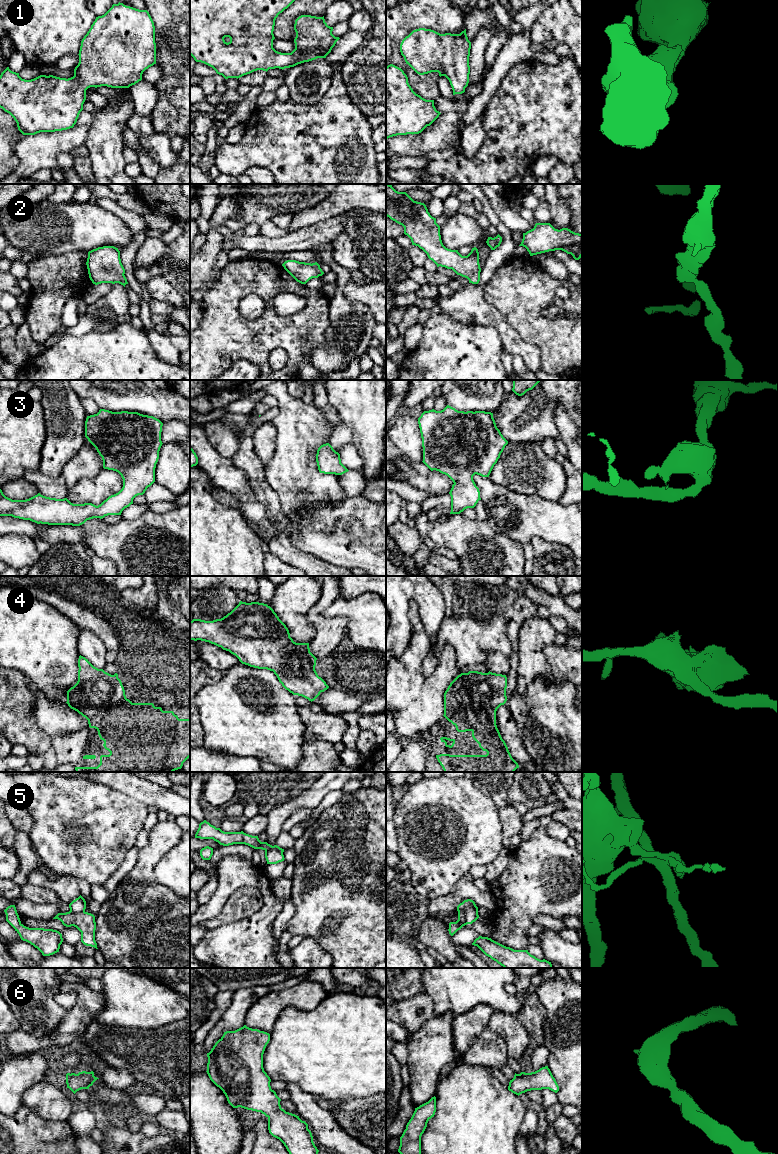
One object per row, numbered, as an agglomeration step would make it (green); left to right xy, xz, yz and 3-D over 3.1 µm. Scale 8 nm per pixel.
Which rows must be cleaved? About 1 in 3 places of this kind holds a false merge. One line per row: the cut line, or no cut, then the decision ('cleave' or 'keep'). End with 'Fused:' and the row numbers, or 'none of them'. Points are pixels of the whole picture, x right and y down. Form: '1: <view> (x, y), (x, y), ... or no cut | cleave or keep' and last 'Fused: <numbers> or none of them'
1: no cut | keep
2: no cut | keep
3: no cut | keep
4: no cut | keep
5: xz (265, 850), (275, 847), (282, 852) | cleave
6: no cut | keep
Fused: 5

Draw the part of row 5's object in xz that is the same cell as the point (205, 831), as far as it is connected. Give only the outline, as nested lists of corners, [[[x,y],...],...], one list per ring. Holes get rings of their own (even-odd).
[[[204,820],[199,824],[199,828],[195,834],[195,838],[200,839],[213,839],[220,845],[229,846],[233,844],[245,844],[254,849],[268,850],[271,847],[275,847],[277,850],[284,852],[284,849],[277,845],[270,845],[267,842],[261,842],[258,836],[252,836],[241,832],[224,832],[220,828],[216,828],[209,822]]]

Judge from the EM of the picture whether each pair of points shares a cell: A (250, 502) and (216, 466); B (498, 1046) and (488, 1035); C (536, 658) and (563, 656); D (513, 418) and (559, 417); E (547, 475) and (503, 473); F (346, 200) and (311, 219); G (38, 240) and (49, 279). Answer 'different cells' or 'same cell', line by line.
A: same cell
B: same cell
C: different cells
D: different cells
E: same cell
F: same cell
G: different cells

